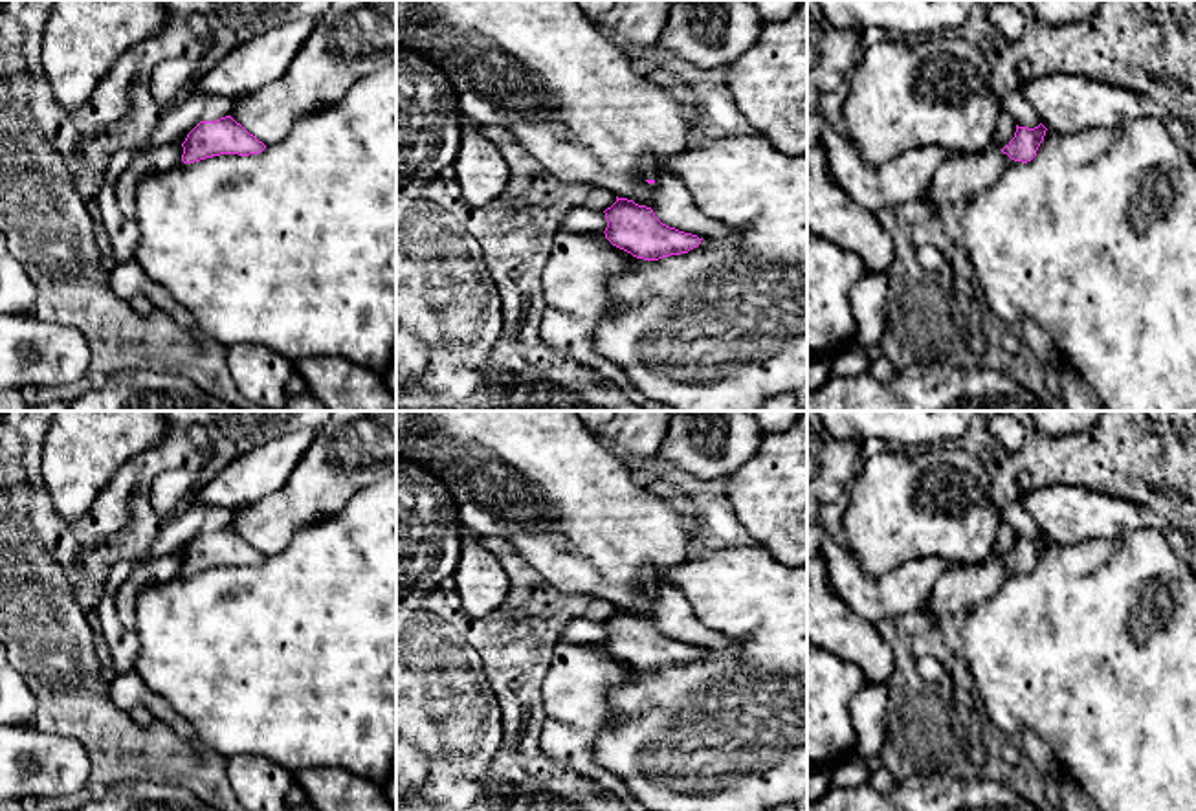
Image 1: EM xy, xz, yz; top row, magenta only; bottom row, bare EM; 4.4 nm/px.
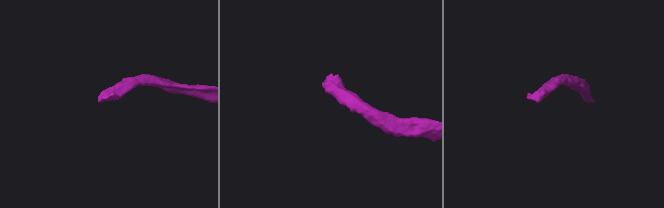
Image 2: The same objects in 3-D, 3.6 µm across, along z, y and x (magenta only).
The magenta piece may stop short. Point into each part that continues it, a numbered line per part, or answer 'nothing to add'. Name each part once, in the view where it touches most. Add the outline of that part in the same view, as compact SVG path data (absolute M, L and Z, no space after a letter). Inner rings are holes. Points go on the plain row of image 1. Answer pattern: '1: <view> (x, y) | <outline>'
1: xz (646, 578) | M640 567L638 571L638 587L646 591L655 591L655 574L651 567Z

